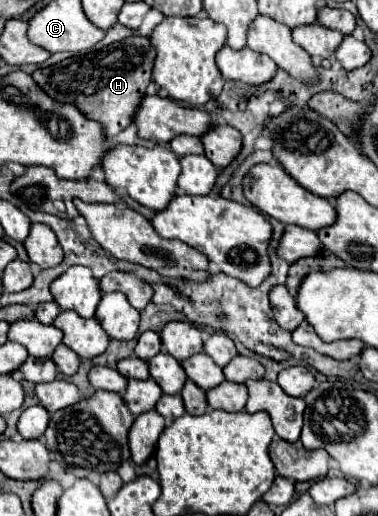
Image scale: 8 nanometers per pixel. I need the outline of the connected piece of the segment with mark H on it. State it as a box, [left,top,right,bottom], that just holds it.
[31,36,155,144]

